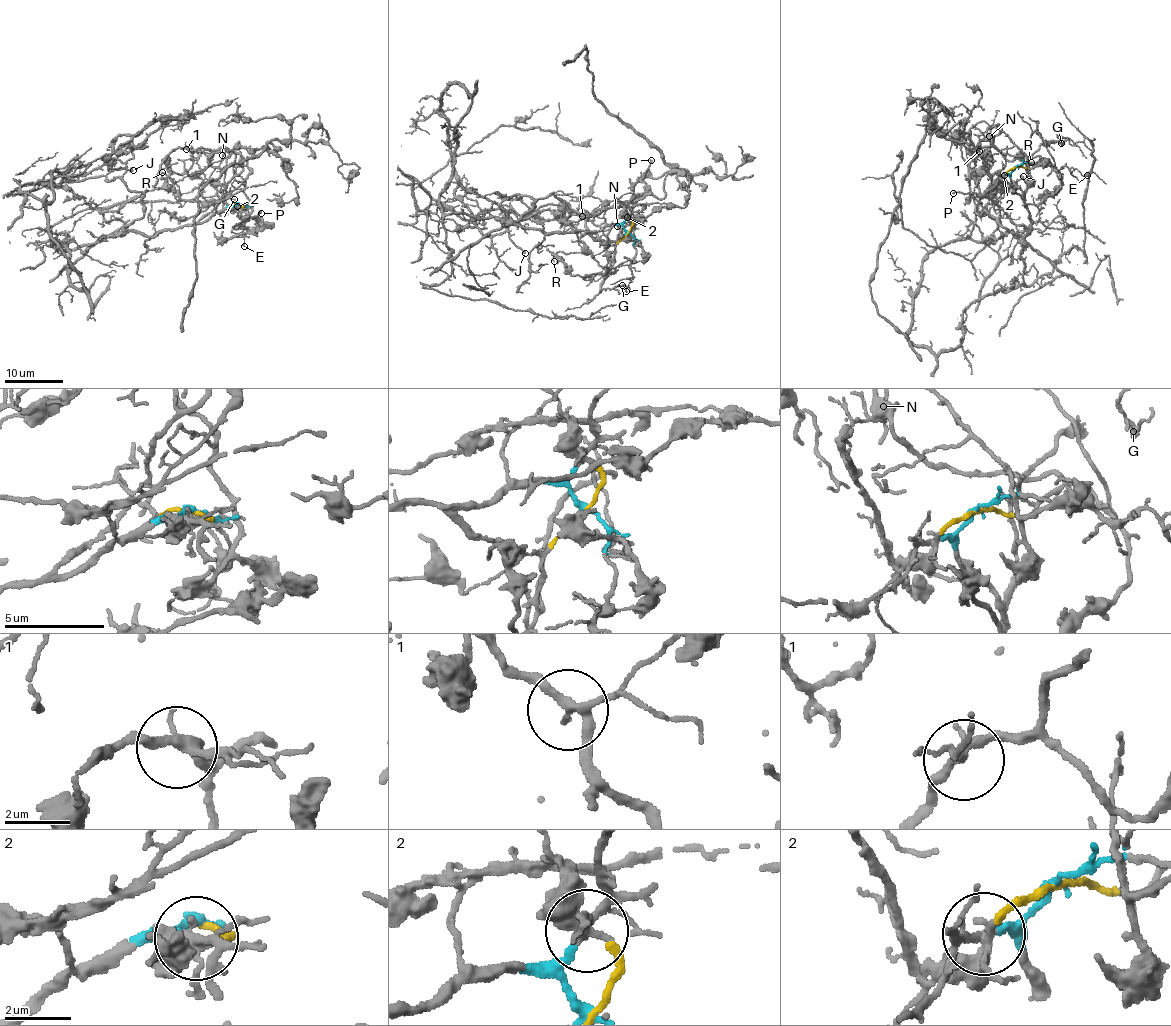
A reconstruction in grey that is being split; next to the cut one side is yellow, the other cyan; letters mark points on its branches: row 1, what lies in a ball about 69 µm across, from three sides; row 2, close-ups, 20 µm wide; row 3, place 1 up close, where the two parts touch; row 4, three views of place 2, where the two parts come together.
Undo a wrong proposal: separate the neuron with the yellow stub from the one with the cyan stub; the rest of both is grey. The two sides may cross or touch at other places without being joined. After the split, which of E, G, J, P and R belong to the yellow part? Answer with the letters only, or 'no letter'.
J, R

